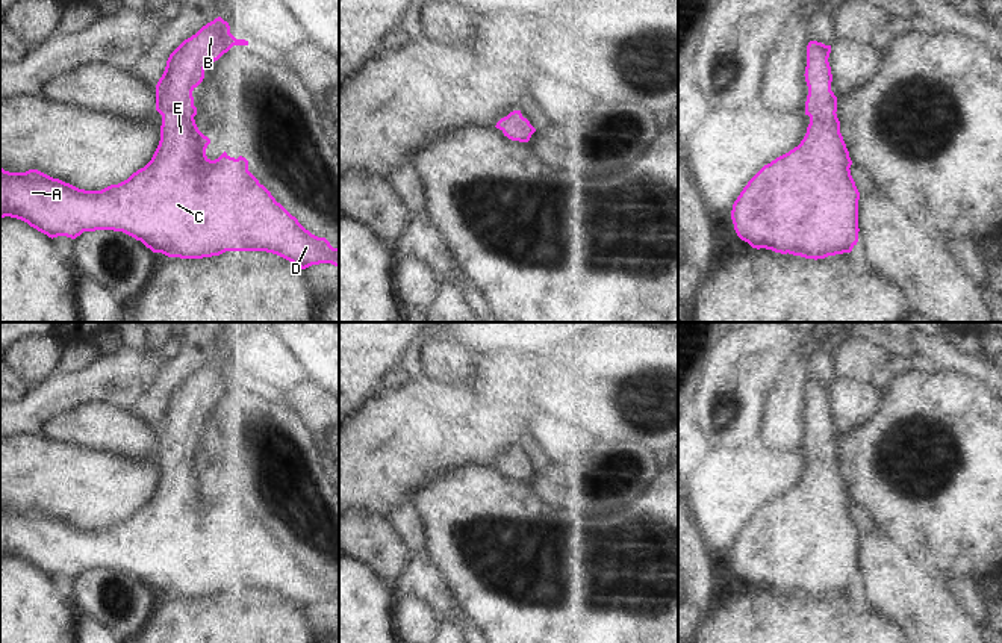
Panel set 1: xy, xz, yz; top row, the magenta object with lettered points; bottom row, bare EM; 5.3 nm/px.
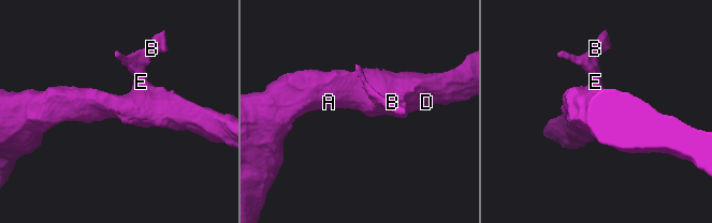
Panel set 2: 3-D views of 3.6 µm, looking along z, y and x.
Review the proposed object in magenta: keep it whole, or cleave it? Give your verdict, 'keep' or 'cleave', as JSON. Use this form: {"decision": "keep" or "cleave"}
{"decision": "keep"}

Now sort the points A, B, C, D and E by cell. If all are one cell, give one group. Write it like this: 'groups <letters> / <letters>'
groups A B C D E

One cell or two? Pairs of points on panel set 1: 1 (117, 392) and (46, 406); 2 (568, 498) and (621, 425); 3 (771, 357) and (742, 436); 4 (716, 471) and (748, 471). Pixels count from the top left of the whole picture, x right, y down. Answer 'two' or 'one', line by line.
1: one
2: two
3: one
4: one

